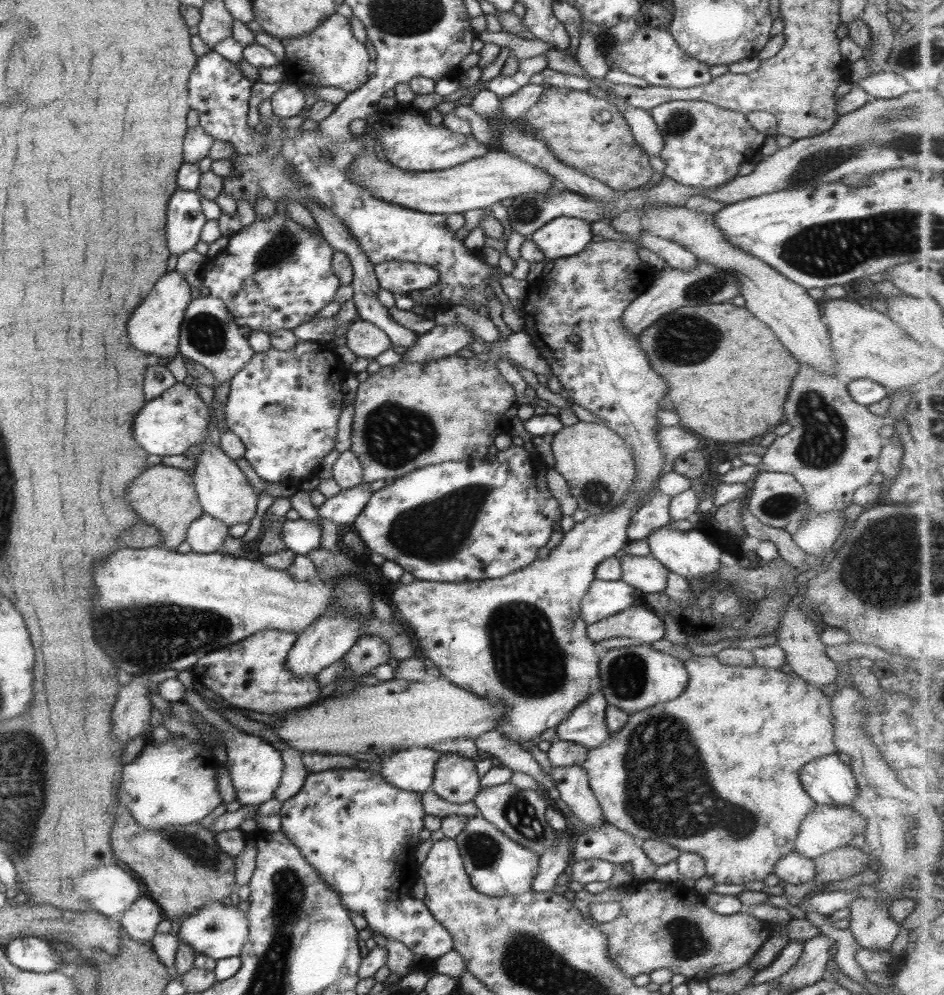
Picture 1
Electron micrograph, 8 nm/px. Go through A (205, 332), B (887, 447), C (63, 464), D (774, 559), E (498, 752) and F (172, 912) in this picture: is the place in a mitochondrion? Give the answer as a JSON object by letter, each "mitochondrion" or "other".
{"A":"mitochondrion","B":"other","C":"other","D":"other","E":"other","F":"other"}

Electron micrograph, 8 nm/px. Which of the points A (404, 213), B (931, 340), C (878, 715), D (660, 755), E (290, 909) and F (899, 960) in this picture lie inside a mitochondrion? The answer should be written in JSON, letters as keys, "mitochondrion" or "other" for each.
{"A":"other","B":"other","C":"other","D":"mitochondrion","E":"mitochondrion","F":"other"}

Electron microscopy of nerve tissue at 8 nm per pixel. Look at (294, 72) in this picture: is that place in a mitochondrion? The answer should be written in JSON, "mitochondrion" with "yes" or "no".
{"mitochondrion":"no"}

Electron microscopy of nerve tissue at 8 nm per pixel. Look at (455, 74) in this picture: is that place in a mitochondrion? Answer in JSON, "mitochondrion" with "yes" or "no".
{"mitochondrion":"no"}

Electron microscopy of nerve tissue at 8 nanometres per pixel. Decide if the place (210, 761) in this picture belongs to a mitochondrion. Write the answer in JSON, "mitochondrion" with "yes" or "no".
{"mitochondrion":"no"}

